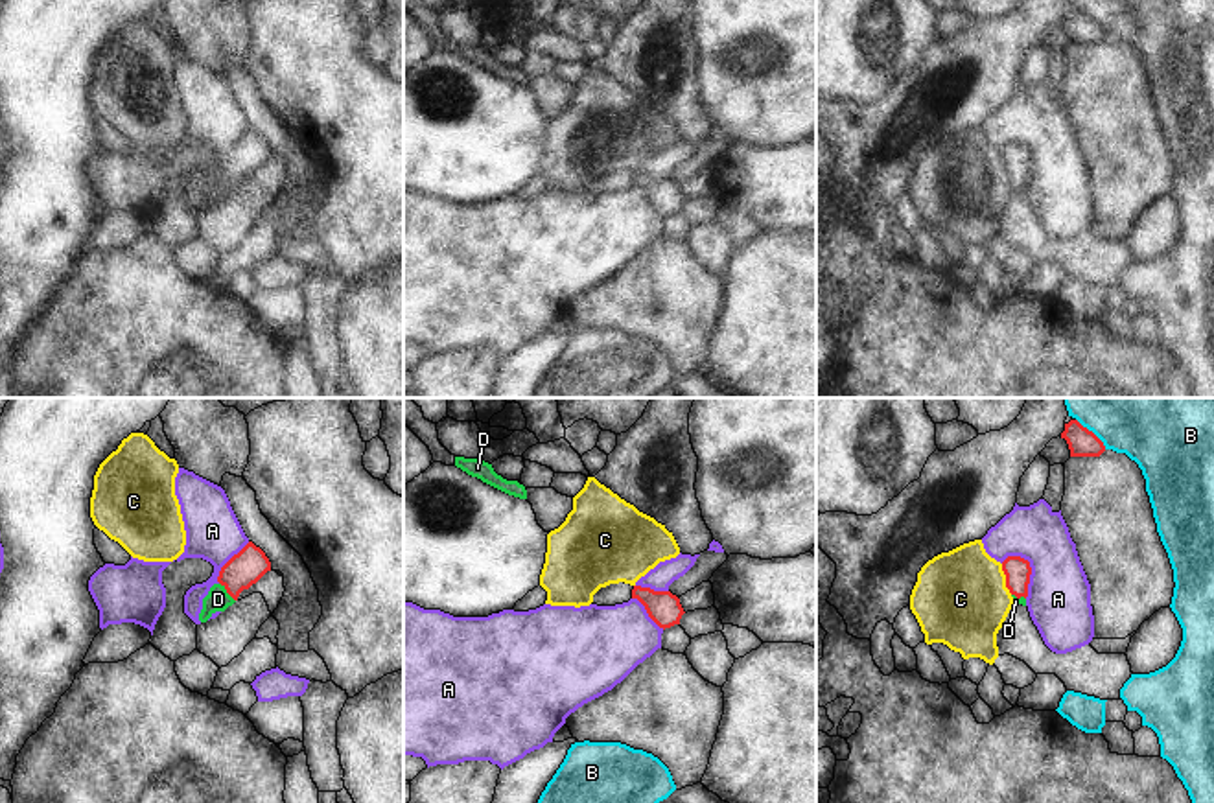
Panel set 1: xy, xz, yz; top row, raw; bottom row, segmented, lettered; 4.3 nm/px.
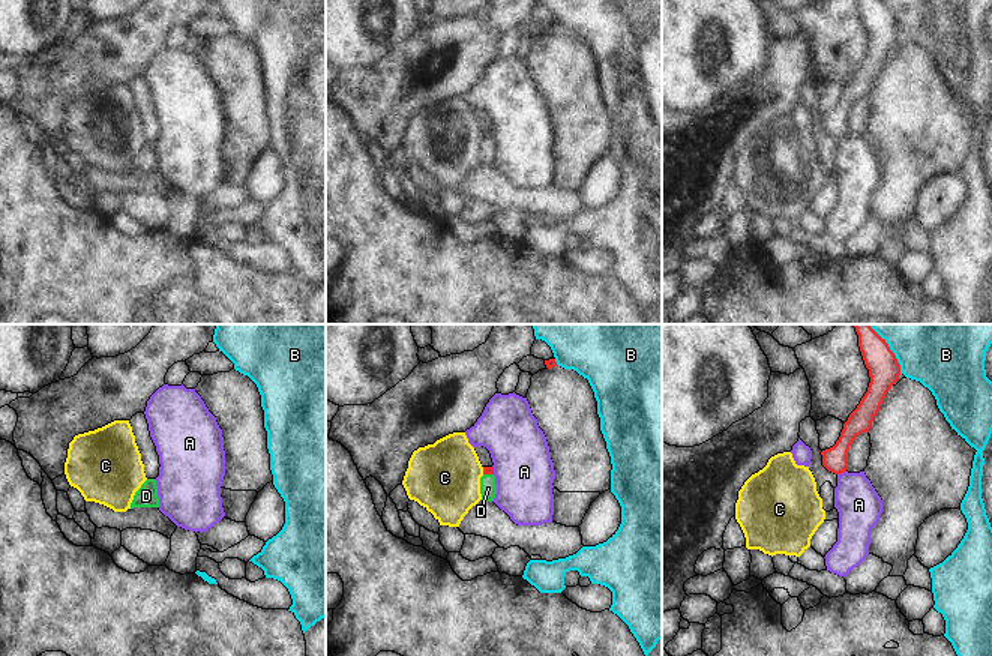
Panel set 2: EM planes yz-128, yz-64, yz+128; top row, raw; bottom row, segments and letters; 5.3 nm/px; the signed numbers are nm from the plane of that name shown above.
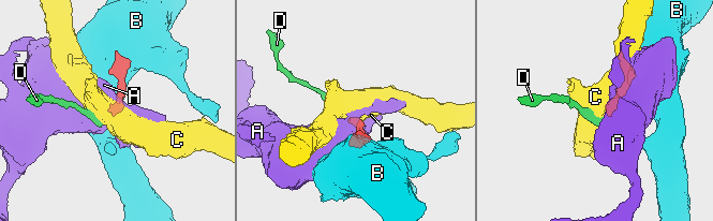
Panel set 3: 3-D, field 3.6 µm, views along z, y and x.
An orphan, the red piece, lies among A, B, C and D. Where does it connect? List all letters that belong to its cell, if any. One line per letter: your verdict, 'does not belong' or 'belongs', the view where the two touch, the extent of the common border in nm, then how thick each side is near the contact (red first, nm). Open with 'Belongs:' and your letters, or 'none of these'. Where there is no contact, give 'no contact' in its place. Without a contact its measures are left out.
Belongs: D
A: does not belong | yz | 200 nm | 120/280 nm
B: does not belong | yz | 190 nm | 130/240 nm
C: does not belong | yz | 140 nm | 120/420 nm
D: belongs | xy | 110 nm | 150/100 nm

